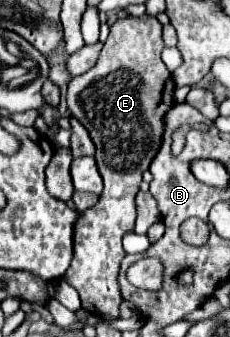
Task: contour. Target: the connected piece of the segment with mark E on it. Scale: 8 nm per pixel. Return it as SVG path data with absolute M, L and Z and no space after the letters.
M123 17L117 19L111 25L109 37L101 49L101 55L97 59L97 65L89 69L87 73L71 79L69 91L67 91L67 107L73 117L77 117L89 131L97 153L97 167L99 173L105 181L105 189L99 195L99 201L89 207L87 211L79 213L77 221L85 221L89 227L85 235L75 235L73 233L73 258L71 265L65 273L65 281L77 289L81 297L81 307L87 309L91 315L113 315L117 317L119 313L119 301L121 301L121 291L119 291L119 267L121 259L125 257L121 239L125 233L133 231L135 227L135 195L139 191L141 183L141 173L151 165L151 159L155 157L163 133L163 113L171 109L173 105L173 89L175 83L171 81L171 73L167 71L163 59L163 41L161 41L161 23L151 17Z

